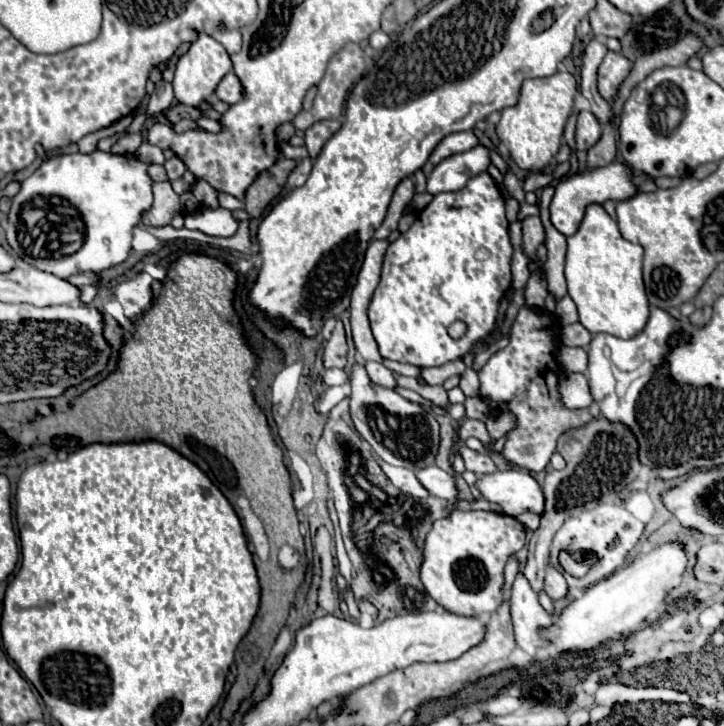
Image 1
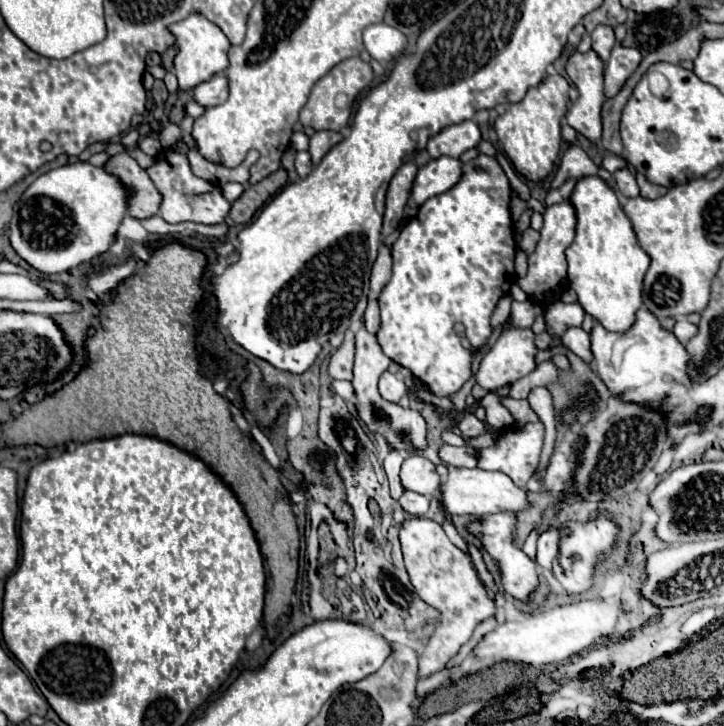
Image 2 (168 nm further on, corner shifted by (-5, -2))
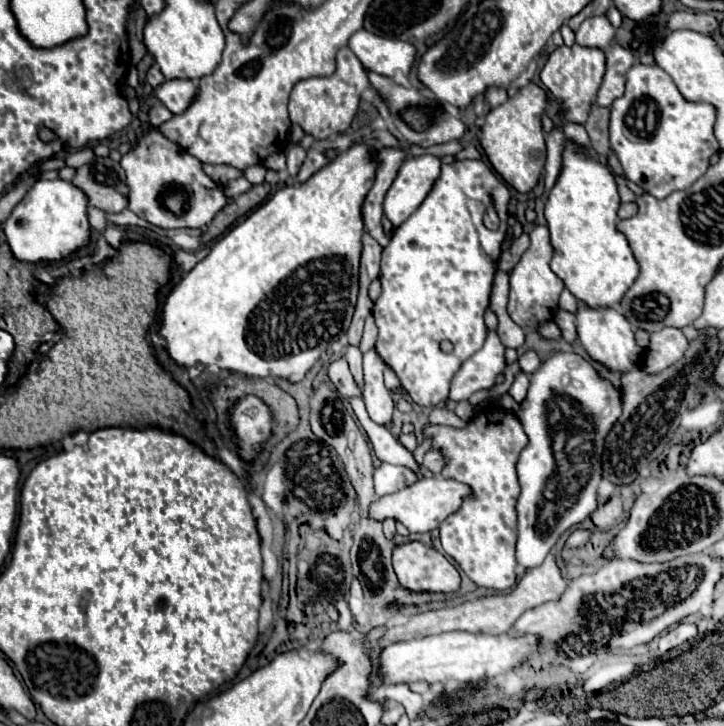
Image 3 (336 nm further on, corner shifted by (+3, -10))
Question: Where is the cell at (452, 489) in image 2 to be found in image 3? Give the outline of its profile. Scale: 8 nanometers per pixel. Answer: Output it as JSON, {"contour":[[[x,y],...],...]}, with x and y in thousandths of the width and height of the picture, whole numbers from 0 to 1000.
{"contour":[[[581,657],[576,665],[548,679],[521,687],[512,696],[510,709],[523,718],[543,712],[554,718],[568,734],[587,734],[587,731],[598,731],[620,709],[626,709],[626,704],[631,704],[631,698],[637,698],[637,693],[642,690],[642,682],[648,682],[648,671],[642,671],[642,665],[631,665],[628,660],[609,660],[609,657]]]}

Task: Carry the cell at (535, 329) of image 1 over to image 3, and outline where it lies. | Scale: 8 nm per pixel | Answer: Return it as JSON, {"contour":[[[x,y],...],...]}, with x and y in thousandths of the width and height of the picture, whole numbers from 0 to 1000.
{"contour":[[[675,456],[670,475],[651,489],[626,519],[620,547],[626,552],[642,552],[651,541],[681,533],[686,517],[695,517],[698,506],[698,475],[692,472],[686,456]]]}

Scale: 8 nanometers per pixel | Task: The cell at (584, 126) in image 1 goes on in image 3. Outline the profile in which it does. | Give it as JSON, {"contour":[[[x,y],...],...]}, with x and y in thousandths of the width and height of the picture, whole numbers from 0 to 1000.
{"contour":[[[802,62],[769,65],[747,98],[747,112],[753,123],[761,125],[775,139],[772,150],[778,156],[778,167],[808,172],[808,164],[814,161],[814,147],[819,147],[822,142],[833,101],[836,101],[836,76],[830,67]]]}

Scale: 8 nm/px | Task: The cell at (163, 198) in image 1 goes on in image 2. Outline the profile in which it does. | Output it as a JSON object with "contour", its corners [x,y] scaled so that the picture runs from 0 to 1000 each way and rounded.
{"contour":[[[175,211],[153,213],[145,222],[142,233],[148,238],[159,241],[173,255],[173,260],[178,263],[175,293],[181,299],[200,302],[200,299],[220,293],[222,269],[217,269],[211,249],[203,244],[203,238],[192,230],[192,225],[181,213],[175,213]]]}

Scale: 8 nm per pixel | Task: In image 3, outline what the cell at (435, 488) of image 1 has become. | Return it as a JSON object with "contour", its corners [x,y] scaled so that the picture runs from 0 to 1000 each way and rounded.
{"contour":[[[529,638],[526,643],[518,646],[518,679],[523,685],[548,679],[548,676],[570,668],[573,663],[576,663],[573,649],[568,649],[565,643],[557,643],[557,640]]]}

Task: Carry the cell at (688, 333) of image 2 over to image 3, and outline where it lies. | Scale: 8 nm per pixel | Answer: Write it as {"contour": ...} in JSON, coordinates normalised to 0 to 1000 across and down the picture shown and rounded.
{"contour":[[[919,450],[907,459],[899,459],[899,472],[888,486],[888,508],[894,514],[907,514],[932,497],[938,497],[949,481],[952,470],[941,453]]]}

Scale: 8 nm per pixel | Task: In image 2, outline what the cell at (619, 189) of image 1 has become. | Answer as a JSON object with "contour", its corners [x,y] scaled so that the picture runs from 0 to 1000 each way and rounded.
{"contour":[[[778,277],[772,282],[761,282],[750,293],[750,313],[747,313],[747,329],[742,335],[742,343],[731,351],[731,373],[722,384],[717,384],[720,398],[728,404],[728,409],[750,423],[772,415],[778,398],[783,395],[783,362],[780,362],[780,343],[786,335],[791,335],[794,324],[794,291],[786,277]]]}

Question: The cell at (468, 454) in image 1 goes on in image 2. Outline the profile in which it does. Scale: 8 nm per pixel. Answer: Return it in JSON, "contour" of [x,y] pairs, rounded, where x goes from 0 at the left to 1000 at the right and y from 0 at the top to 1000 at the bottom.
{"contour":[[[612,610],[606,618],[606,629],[612,638],[626,640],[626,643],[656,643],[659,632],[653,632],[659,621],[653,616],[628,616],[628,613],[617,613]]]}

